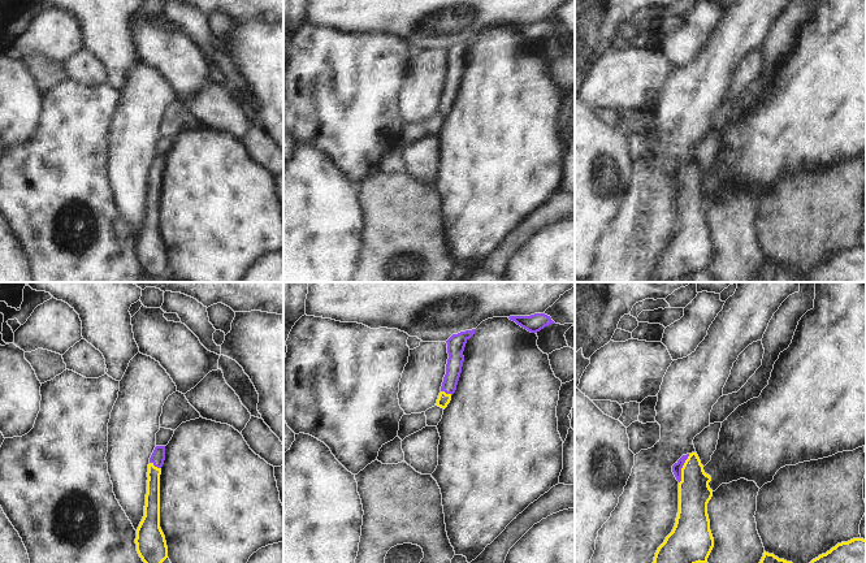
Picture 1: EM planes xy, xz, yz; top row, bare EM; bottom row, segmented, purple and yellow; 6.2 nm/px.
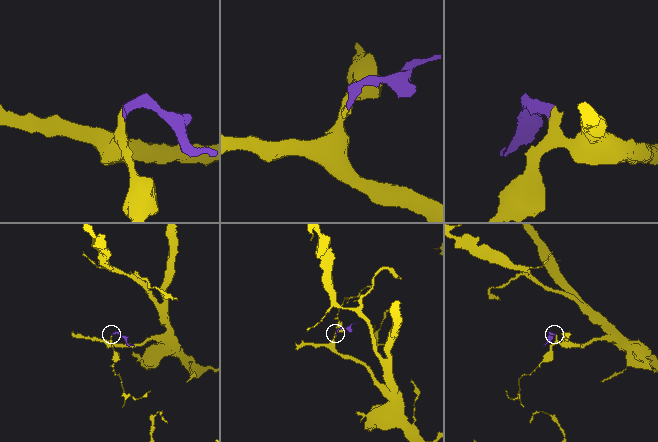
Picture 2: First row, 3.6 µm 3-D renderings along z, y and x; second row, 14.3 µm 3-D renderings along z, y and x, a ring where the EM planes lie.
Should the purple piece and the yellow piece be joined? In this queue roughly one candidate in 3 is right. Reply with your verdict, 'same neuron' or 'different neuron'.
same neuron

